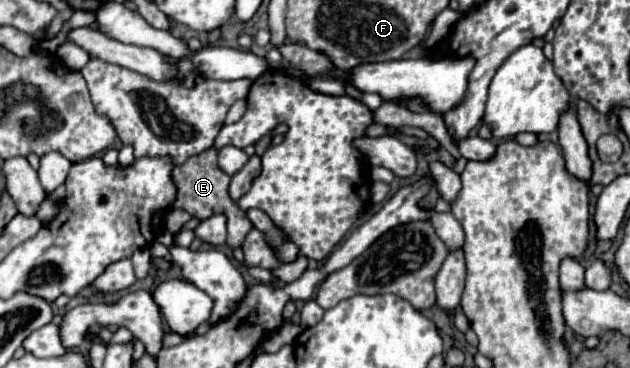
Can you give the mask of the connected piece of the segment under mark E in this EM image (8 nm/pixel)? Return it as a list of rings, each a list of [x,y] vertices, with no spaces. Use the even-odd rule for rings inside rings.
[[[207,149],[199,155],[189,157],[183,165],[177,165],[173,169],[173,179],[177,183],[177,201],[175,207],[185,209],[187,213],[191,213],[197,219],[205,219],[211,217],[215,213],[225,213],[227,215],[227,245],[231,249],[241,247],[241,243],[245,241],[247,233],[253,229],[253,223],[247,219],[245,211],[241,211],[235,201],[229,197],[229,181],[231,177],[227,173],[223,173],[217,165],[217,149]]]

